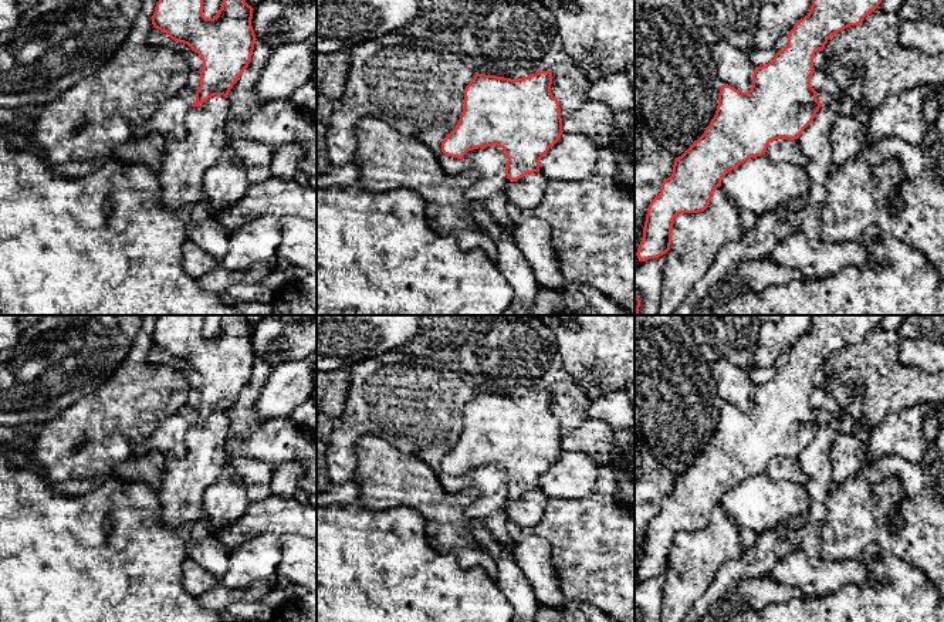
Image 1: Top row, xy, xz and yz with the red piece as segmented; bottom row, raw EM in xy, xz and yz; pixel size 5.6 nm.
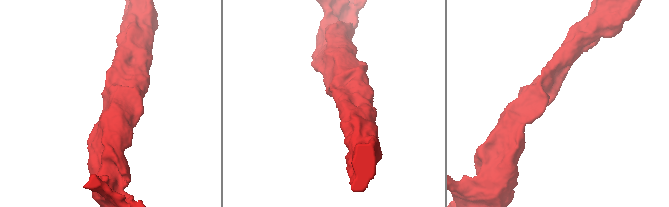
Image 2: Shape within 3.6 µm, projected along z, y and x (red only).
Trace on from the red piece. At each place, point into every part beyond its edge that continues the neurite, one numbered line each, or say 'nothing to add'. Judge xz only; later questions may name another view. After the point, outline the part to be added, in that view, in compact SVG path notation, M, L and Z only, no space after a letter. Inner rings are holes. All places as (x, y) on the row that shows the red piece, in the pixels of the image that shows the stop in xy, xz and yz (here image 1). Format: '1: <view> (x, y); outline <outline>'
nothing to add

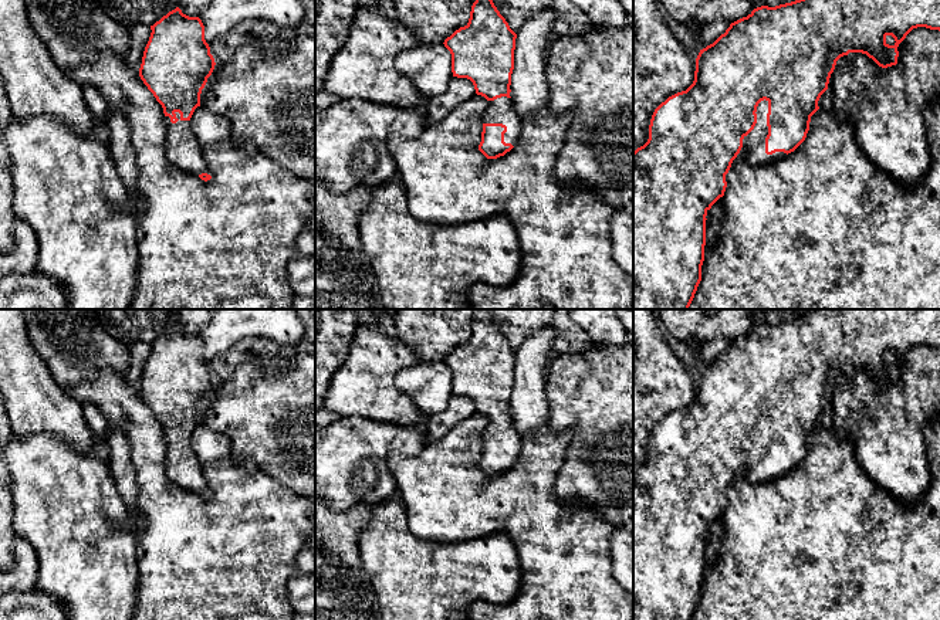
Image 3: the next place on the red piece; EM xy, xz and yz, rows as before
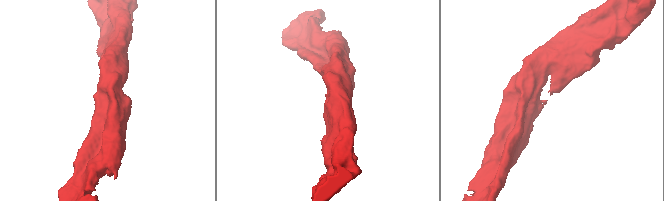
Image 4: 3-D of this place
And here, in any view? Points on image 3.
1: yz (754, 144); outline M765 99L761 101L757 106L755 114L757 114L757 123L754 129L743 139L744 159L751 166L760 166L772 163L787 156L787 153L784 152L775 152L772 155L765 153L765 138L768 135L768 126L767 126L768 101Z

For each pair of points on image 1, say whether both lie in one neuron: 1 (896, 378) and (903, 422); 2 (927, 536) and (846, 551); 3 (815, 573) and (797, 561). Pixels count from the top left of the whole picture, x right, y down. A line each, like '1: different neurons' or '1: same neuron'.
1: different neurons
2: same neuron
3: same neuron

